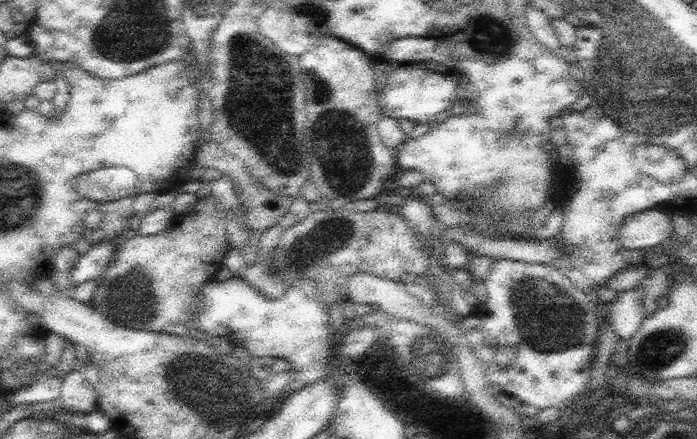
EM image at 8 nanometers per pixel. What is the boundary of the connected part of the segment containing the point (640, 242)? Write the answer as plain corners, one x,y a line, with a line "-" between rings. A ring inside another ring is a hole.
652,208
651,210
630,216
620,228
618,238
623,248
644,250
658,247
674,234
674,218
670,214

